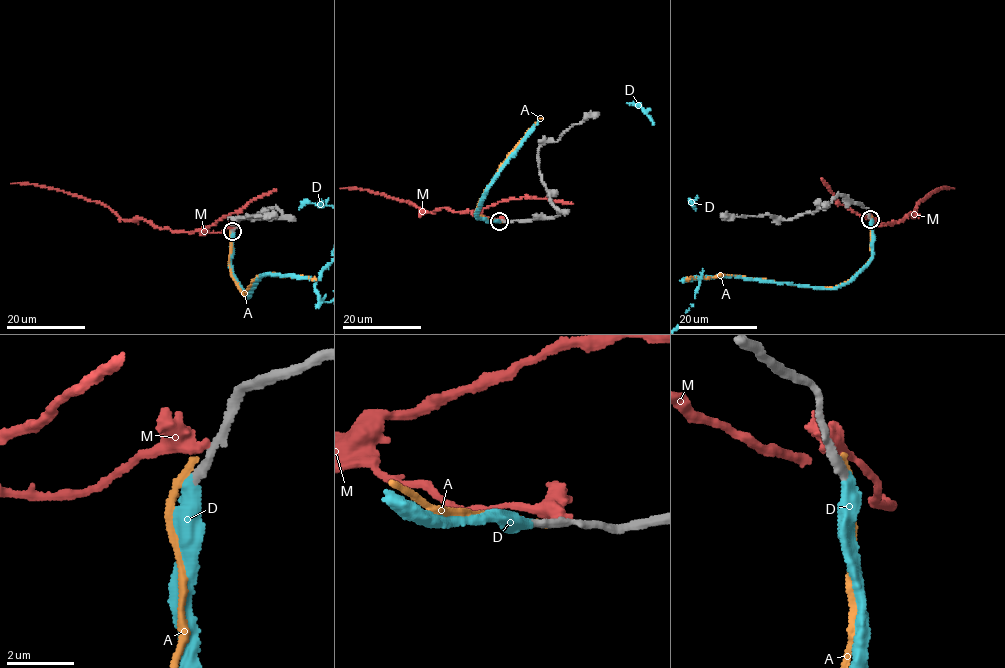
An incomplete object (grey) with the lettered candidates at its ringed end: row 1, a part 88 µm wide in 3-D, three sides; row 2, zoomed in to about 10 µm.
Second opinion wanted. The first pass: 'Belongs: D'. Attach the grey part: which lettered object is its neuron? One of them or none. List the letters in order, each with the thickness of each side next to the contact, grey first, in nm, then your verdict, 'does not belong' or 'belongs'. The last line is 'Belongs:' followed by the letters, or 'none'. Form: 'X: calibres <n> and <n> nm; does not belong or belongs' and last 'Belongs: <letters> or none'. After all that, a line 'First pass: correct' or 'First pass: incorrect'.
A: calibres 260 and 240 nm; does not belong
D: calibres 240 and 420 nm; belongs
M: calibres 320 and 400 nm; does not belong
Belongs: D
First pass: correct

